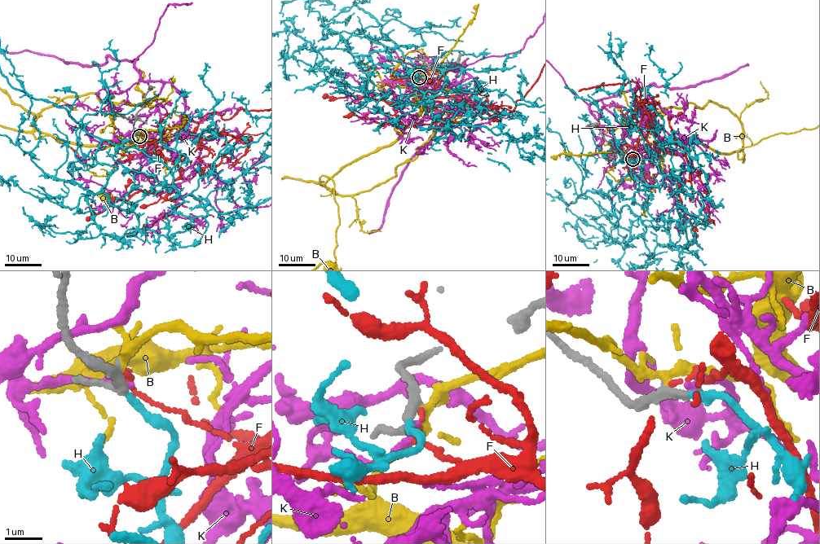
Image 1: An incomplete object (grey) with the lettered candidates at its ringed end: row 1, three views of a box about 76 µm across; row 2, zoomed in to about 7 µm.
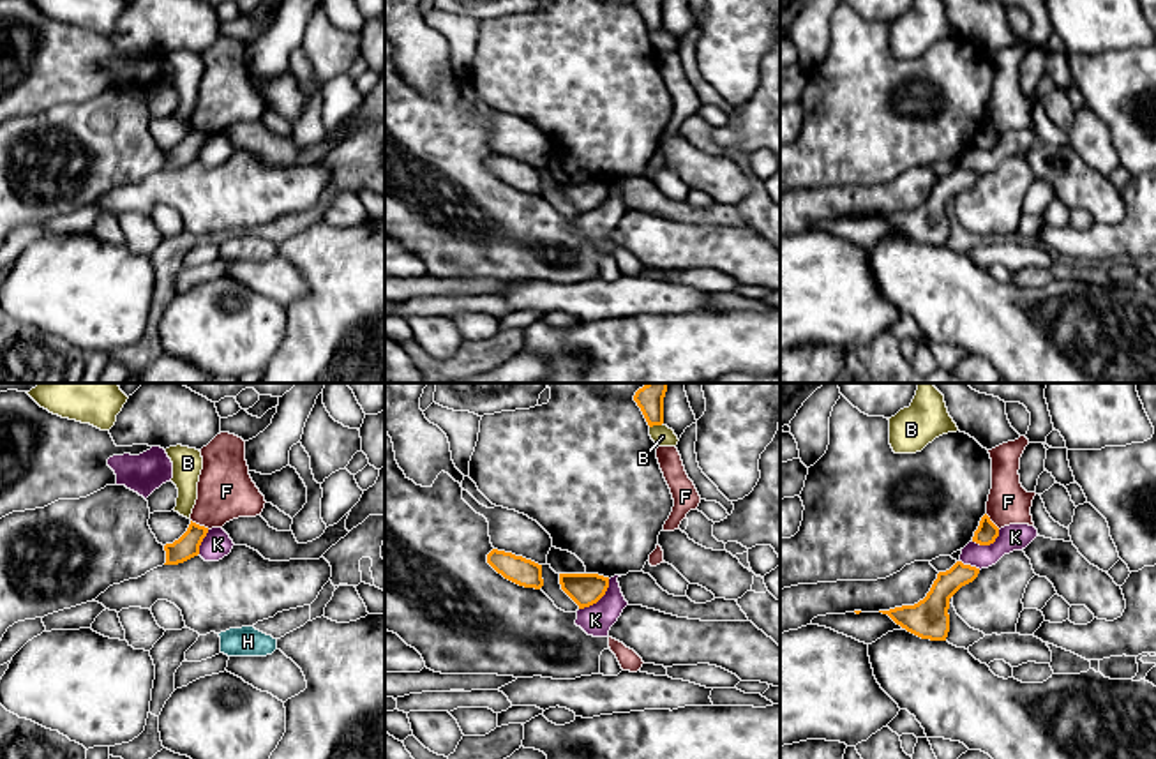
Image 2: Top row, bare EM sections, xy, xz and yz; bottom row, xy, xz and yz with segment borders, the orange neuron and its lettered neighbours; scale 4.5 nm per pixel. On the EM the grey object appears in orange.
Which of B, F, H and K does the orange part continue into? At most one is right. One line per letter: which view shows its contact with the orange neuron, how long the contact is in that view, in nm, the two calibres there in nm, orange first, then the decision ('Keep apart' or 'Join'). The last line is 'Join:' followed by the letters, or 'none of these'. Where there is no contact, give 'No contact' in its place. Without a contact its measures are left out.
B: Touches orange in xz. Shared border 70 nm. Thickness 110 nm (orange) against 90 nm. Keep apart
F: Touches orange in xy. Shared border 100 nm. Thickness 110 nm (orange) against 260 nm. Keep apart
H: No contact. Join
K: Touches orange in xz. Shared border 200 nm. Thickness 150 nm (orange) against 140 nm. Keep apart
Join: H

